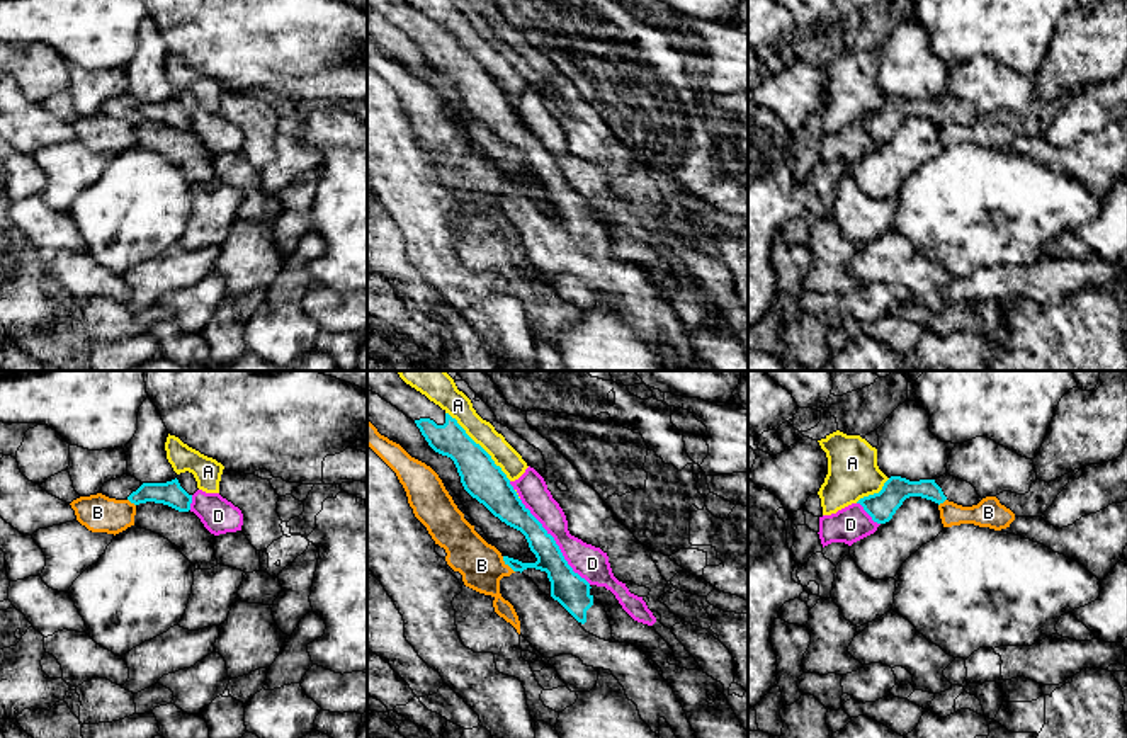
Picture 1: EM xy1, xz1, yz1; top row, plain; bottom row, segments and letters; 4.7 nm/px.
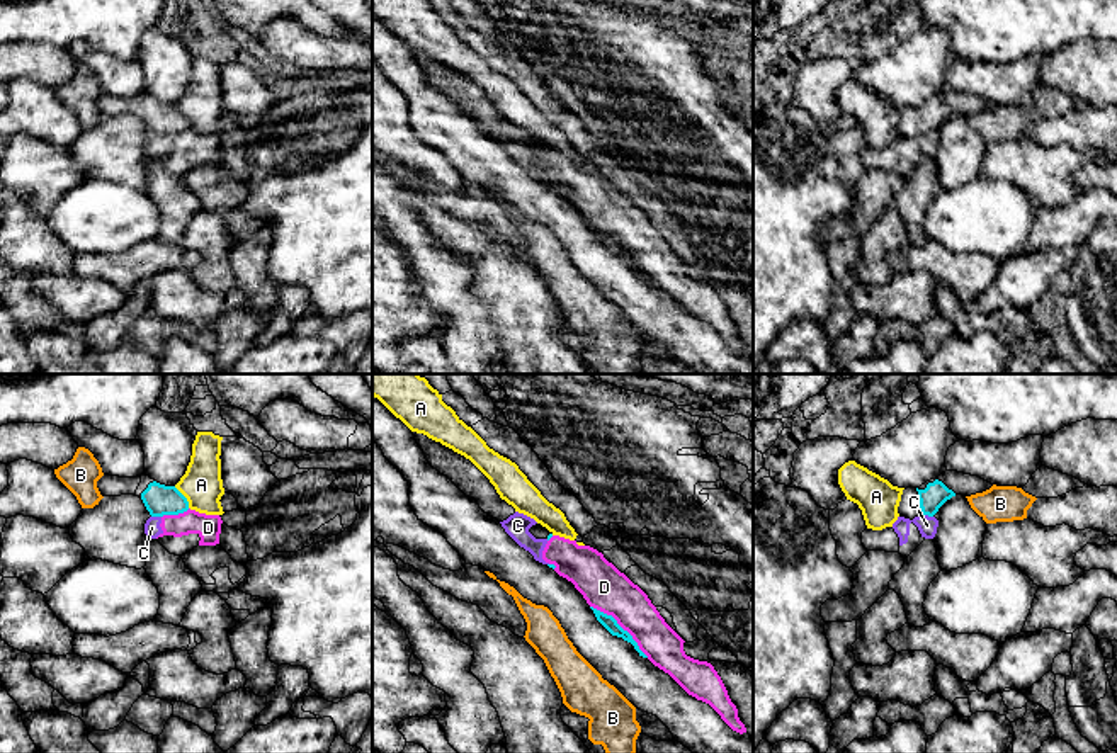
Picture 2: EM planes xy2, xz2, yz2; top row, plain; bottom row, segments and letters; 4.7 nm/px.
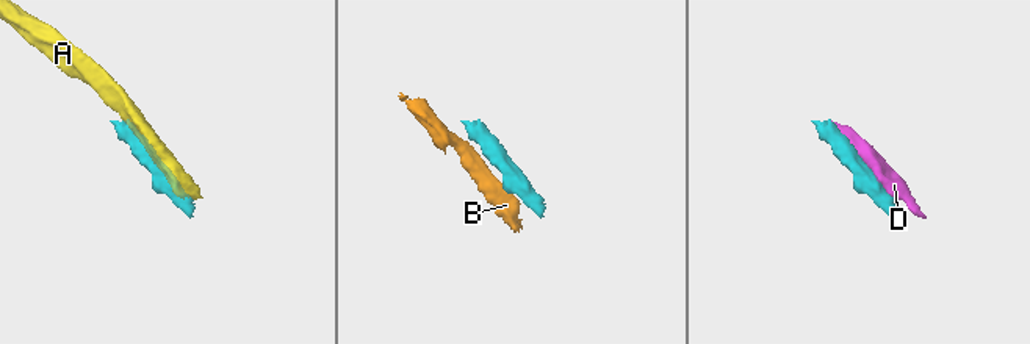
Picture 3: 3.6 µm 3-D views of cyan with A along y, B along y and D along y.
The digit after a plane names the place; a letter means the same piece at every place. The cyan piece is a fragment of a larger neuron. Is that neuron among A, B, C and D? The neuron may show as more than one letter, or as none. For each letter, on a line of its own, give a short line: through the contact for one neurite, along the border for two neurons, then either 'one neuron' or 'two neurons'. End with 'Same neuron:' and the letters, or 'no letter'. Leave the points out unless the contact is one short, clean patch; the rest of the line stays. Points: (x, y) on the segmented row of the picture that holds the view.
A: two neurons
B: line xz1 (502, 556), (514, 572); two neurons
C: line yz2 (920, 514), (932, 517); two neurons
D: two neurons
Same neuron: no letter

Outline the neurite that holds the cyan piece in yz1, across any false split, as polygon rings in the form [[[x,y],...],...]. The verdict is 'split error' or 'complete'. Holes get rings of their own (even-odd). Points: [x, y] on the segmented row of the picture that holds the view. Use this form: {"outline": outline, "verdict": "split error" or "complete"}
{"outline": [[[943,474],[937,480],[920,481],[891,476],[879,493],[864,497],[857,503],[864,507],[874,522],[886,524],[909,497],[921,497],[938,505],[949,500],[962,507],[972,507],[983,500],[971,483]]], "verdict": "split error"}

